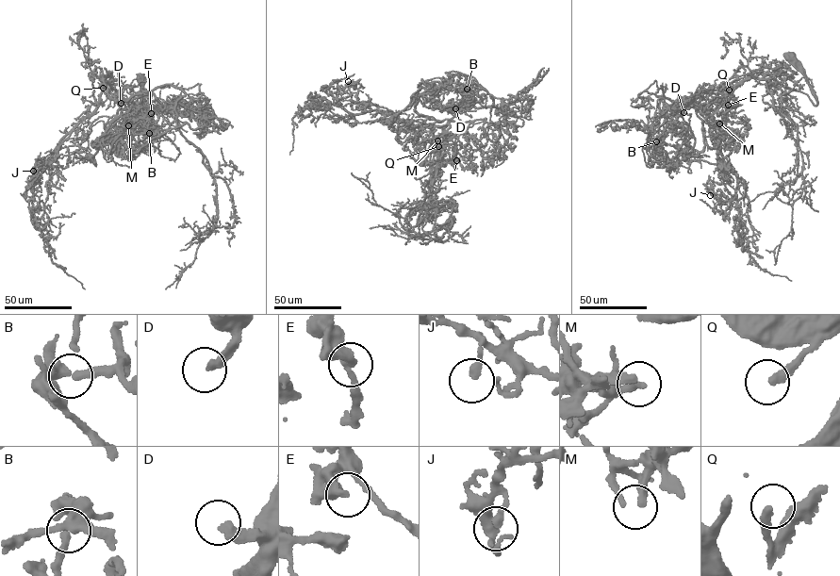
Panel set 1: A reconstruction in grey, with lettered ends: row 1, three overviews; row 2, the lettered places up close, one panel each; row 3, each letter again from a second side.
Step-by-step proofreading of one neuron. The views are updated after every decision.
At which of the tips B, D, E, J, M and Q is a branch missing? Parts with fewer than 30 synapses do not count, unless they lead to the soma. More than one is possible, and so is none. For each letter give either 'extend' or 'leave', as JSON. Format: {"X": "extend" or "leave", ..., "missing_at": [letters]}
{"B": "leave", "D": "extend", "E": "leave", "J": "leave", "M": "leave", "Q": "leave", "missing_at": ["D"]}

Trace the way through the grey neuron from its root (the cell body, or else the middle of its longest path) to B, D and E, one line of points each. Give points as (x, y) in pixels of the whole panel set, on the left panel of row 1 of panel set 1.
B: (141, 81), (137, 133), (126, 100), (105, 82), (121, 106), (99, 139), (138, 106), (154, 121), (149, 133)
D: (141, 81), (141, 131), (135, 132), (126, 100), (105, 82), (107, 96), (119, 98), (121, 103)
E: (141, 81), (144, 123), (139, 132), (126, 100), (107, 82), (103, 90), (126, 112), (151, 113)

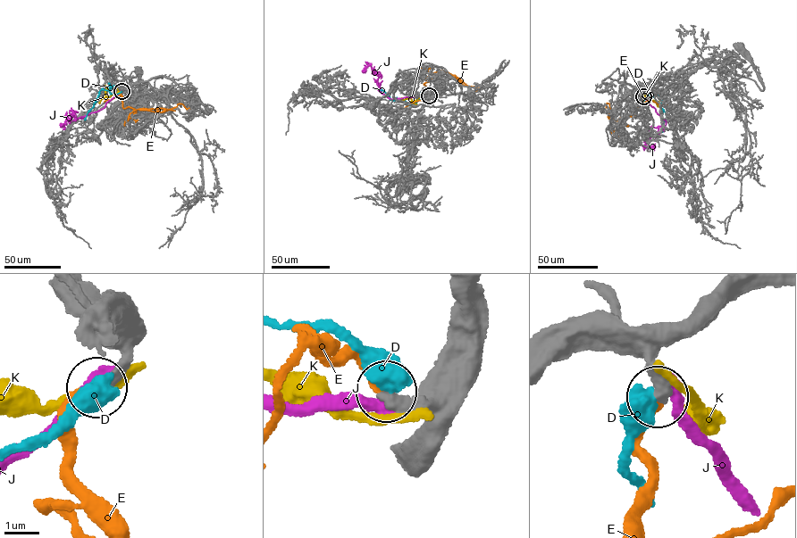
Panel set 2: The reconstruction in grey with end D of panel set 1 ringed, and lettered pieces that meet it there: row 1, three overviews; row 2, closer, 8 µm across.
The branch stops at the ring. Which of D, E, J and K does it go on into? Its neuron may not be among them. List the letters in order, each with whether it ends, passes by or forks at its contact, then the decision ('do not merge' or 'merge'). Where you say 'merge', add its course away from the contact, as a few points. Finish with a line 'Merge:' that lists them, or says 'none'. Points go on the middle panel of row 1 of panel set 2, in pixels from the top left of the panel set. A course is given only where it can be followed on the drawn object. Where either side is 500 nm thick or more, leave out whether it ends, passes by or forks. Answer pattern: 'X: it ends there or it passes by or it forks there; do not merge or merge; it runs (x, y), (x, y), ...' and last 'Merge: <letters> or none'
D: do not merge
E: it ends there; merge; it runs (429, 95), (423, 85), (434, 78), (434, 73), (442, 70), (464, 85), (475, 86), (477, 90)
J: it ends there; do not merge
K: it ends there; do not merge
Merge: E

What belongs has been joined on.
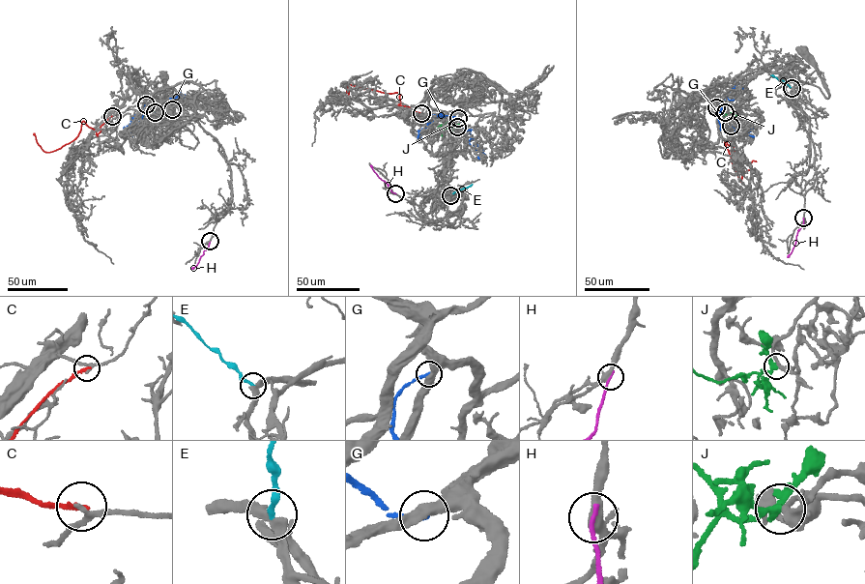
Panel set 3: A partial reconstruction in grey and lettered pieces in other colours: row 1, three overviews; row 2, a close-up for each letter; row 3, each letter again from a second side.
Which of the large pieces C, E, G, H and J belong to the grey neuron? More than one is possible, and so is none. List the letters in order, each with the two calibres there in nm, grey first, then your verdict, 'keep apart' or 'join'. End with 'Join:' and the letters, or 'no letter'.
C: 190/200 nm | keep apart
E: 280/240 nm | keep apart
G: 440/240 nm | keep apart
H: 400/170 nm | keep apart
J: 300/260 nm | keep apart
Join: no letter

